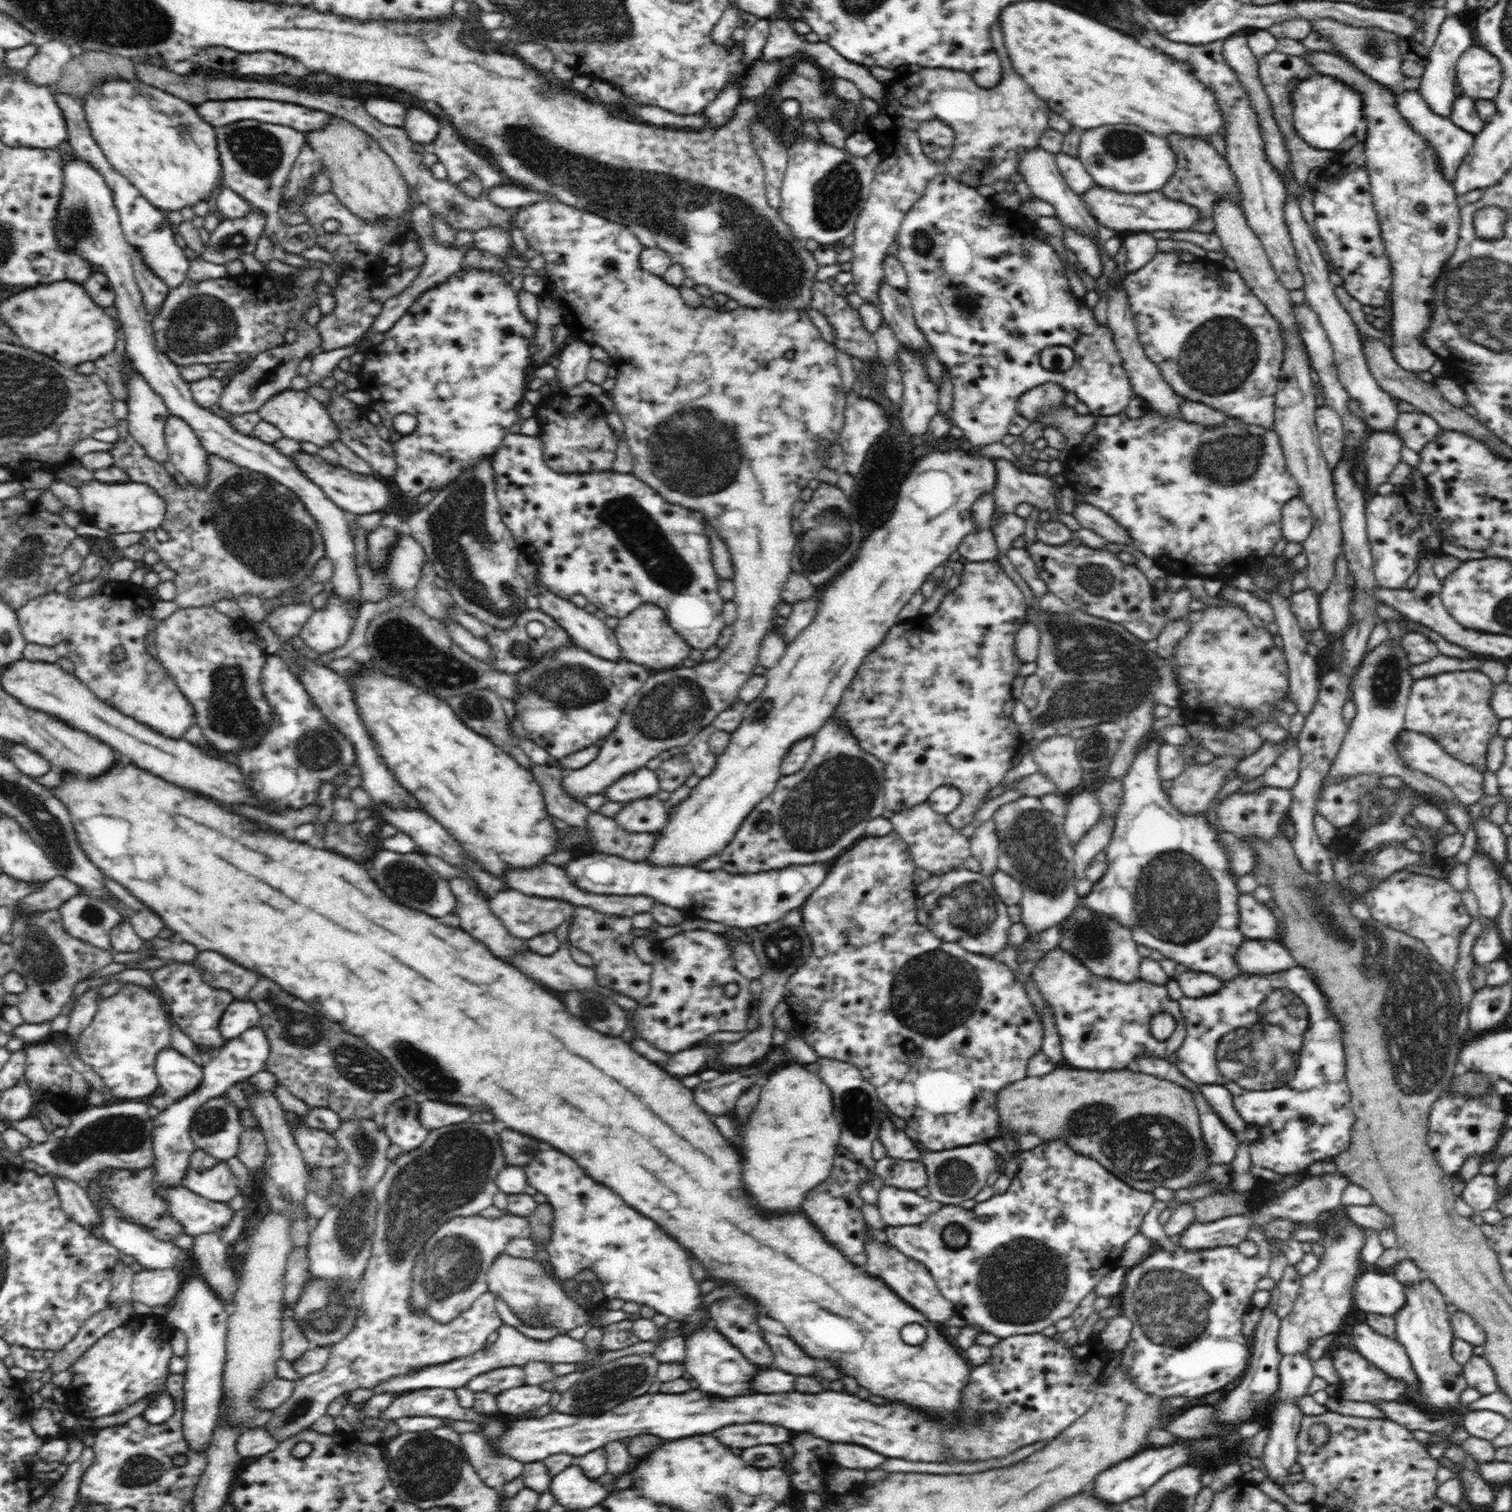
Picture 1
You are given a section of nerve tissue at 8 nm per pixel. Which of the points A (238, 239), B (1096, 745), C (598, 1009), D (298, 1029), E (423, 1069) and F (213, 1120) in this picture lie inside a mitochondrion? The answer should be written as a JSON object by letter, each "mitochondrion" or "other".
{"A":"mitochondrion","B":"mitochondrion","C":"mitochondrion","D":"mitochondrion","E":"mitochondrion","F":"mitochondrion"}

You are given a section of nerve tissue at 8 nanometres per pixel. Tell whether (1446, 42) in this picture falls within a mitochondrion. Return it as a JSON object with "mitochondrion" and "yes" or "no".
{"mitochondrion":"no"}

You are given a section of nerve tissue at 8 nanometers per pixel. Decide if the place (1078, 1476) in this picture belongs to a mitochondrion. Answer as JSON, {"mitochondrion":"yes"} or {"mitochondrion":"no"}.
{"mitochondrion":"no"}

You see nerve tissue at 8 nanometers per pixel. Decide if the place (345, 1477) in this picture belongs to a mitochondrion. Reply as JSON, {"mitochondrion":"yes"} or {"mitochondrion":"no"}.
{"mitochondrion":"no"}

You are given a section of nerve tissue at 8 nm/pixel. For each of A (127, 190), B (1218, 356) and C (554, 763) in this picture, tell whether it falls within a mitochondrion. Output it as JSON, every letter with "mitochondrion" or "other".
{"A":"other","B":"mitochondrion","C":"other"}

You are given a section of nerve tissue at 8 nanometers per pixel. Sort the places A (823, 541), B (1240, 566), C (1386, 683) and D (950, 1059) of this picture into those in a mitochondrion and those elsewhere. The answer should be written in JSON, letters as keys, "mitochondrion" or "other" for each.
{"A":"mitochondrion","B":"other","C":"mitochondrion","D":"other"}

